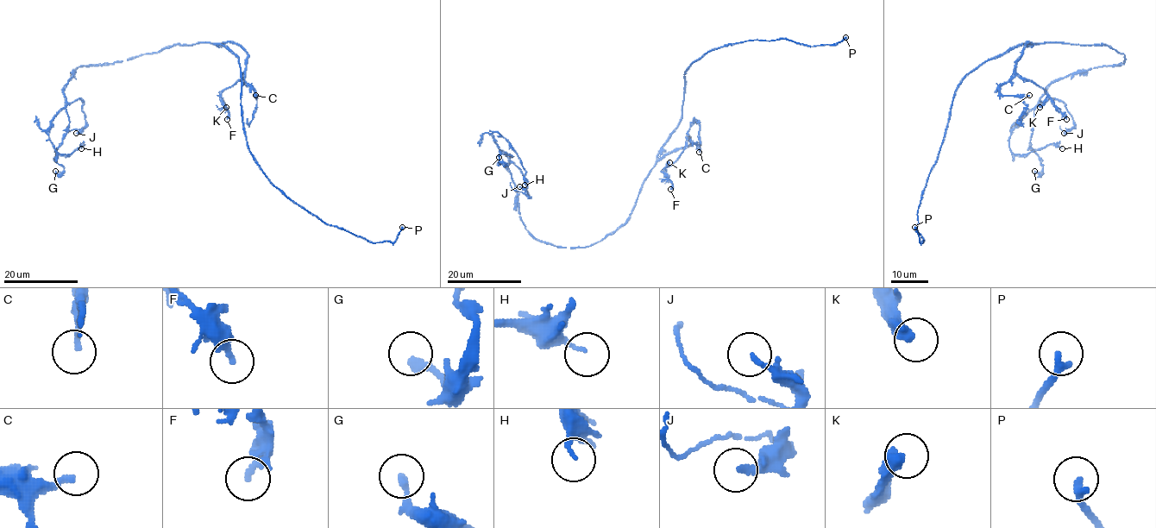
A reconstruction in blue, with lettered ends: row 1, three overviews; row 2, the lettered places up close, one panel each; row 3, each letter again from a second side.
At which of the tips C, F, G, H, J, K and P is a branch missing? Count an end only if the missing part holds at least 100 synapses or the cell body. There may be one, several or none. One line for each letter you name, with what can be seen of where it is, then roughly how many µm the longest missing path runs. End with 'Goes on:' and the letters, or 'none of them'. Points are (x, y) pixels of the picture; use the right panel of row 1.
Goes on: none of them

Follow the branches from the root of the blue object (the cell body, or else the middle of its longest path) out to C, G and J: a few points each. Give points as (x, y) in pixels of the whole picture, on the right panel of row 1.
C: (1048, 43), (1029, 41), (1017, 62), (1015, 73), (1000, 85), (1000, 92), (1005, 96), (1029, 95)
G: (1048, 43), (1107, 45), (1125, 60), (1074, 72), (1047, 87), (1033, 110), (1030, 147), (1043, 166), (1034, 171)
J: (1048, 43), (1107, 45), (1125, 60), (1074, 72), (1047, 87), (1040, 103), (1058, 99), (1072, 117), (1064, 133)

